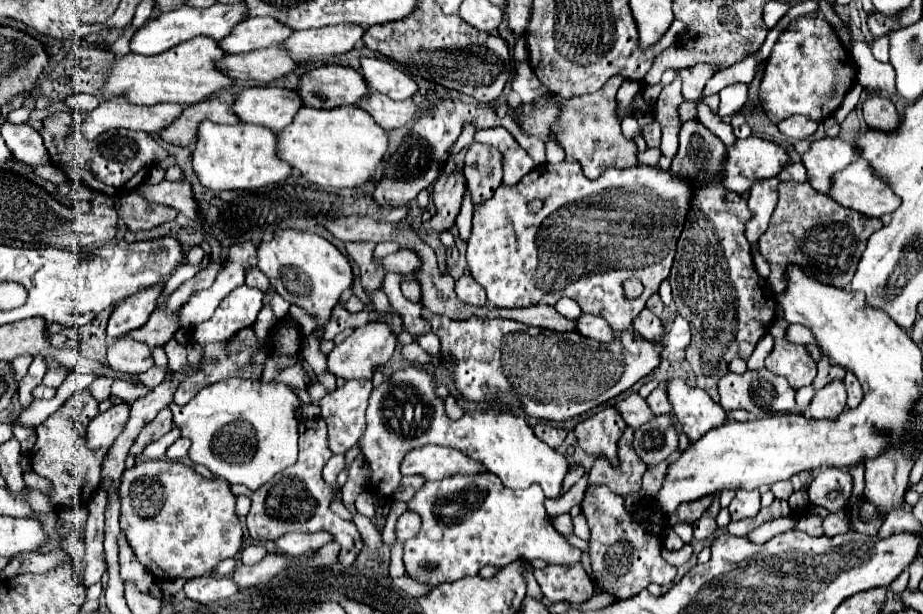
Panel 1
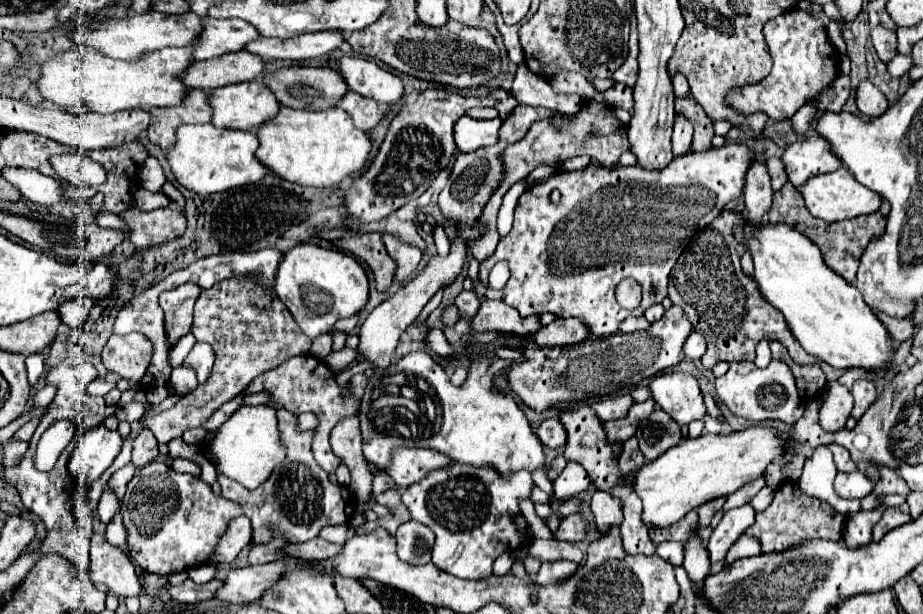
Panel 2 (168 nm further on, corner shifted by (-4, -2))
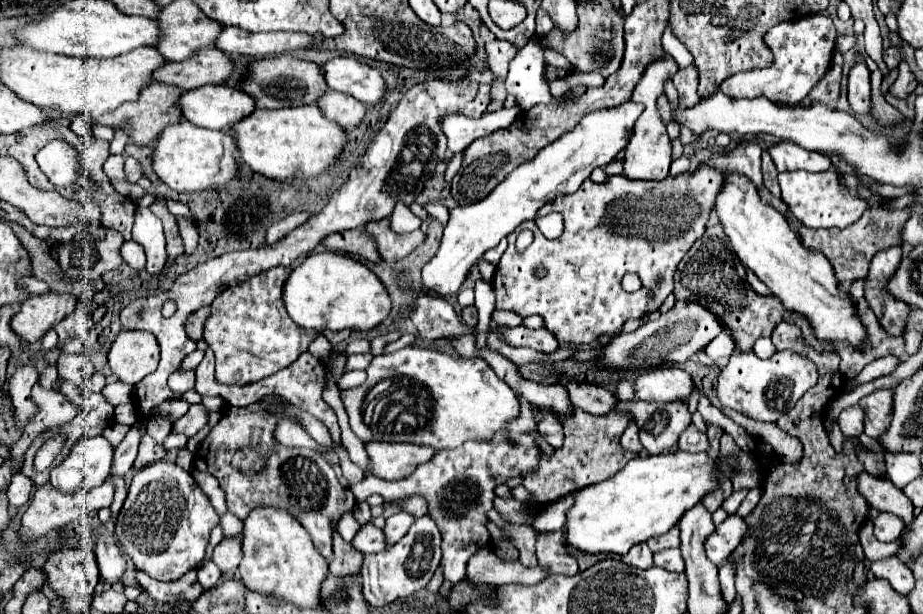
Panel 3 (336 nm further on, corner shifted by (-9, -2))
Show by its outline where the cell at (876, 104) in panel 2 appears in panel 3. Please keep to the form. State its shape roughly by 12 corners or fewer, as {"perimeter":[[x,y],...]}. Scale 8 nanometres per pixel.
{"perimeter":[[865,63],[849,73],[853,113],[869,113],[871,77]]}

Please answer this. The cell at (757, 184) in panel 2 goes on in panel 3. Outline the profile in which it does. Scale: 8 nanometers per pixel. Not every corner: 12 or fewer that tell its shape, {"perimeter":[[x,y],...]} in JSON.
{"perimeter":[[737,147],[709,159],[711,167],[741,173],[761,189],[761,147]]}

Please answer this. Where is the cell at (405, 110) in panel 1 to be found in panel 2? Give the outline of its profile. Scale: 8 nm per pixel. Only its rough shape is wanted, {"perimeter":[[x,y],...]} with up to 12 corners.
{"perimeter":[[348,91],[336,105],[354,127],[370,131],[386,107]]}

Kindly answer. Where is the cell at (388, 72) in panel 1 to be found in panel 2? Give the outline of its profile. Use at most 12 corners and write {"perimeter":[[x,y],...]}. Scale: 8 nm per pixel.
{"perimeter":[[340,57],[350,91],[384,105],[400,101],[402,81],[374,61]]}

